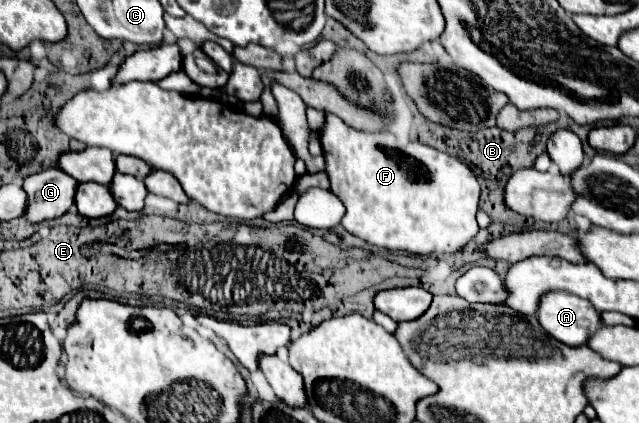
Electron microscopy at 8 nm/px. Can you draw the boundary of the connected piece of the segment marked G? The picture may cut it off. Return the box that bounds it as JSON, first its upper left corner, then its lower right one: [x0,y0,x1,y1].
[22,166,78,222]

